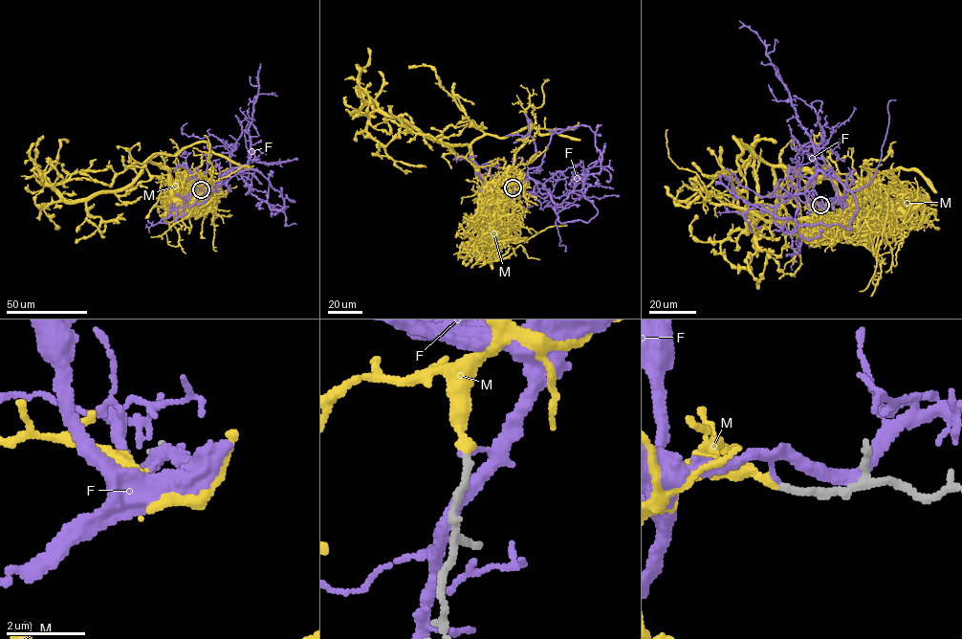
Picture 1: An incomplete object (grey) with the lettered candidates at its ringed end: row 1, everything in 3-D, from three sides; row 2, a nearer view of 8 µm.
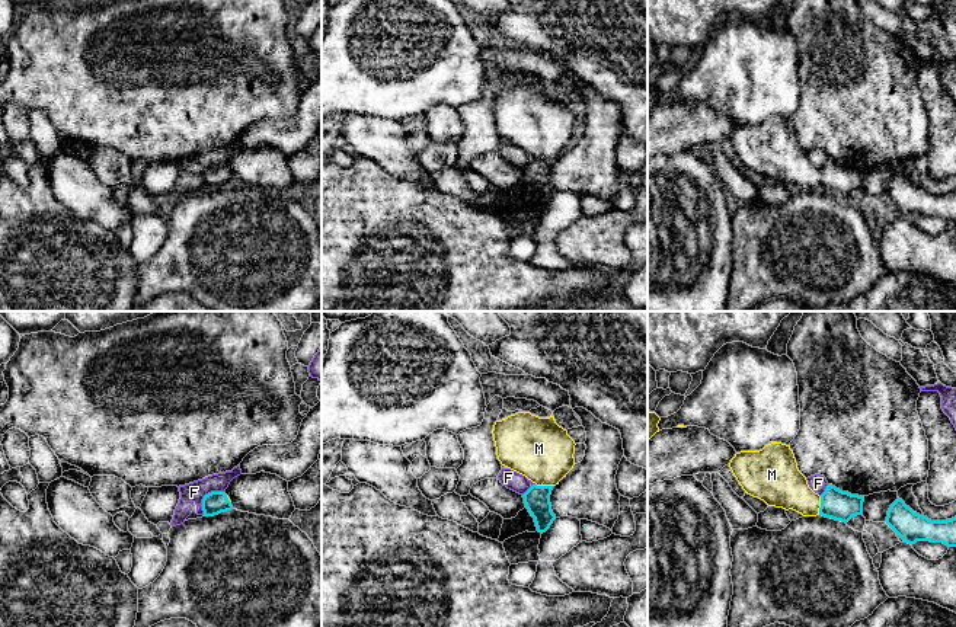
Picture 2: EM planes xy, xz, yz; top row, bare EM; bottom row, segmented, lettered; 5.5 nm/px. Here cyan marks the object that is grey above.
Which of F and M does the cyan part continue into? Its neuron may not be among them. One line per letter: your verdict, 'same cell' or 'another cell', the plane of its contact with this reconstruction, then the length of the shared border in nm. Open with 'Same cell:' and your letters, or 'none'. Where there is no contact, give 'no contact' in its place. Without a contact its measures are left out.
Same cell: M
F: another cell | xy | 180 nm
M: same cell | yz | 110 nm

